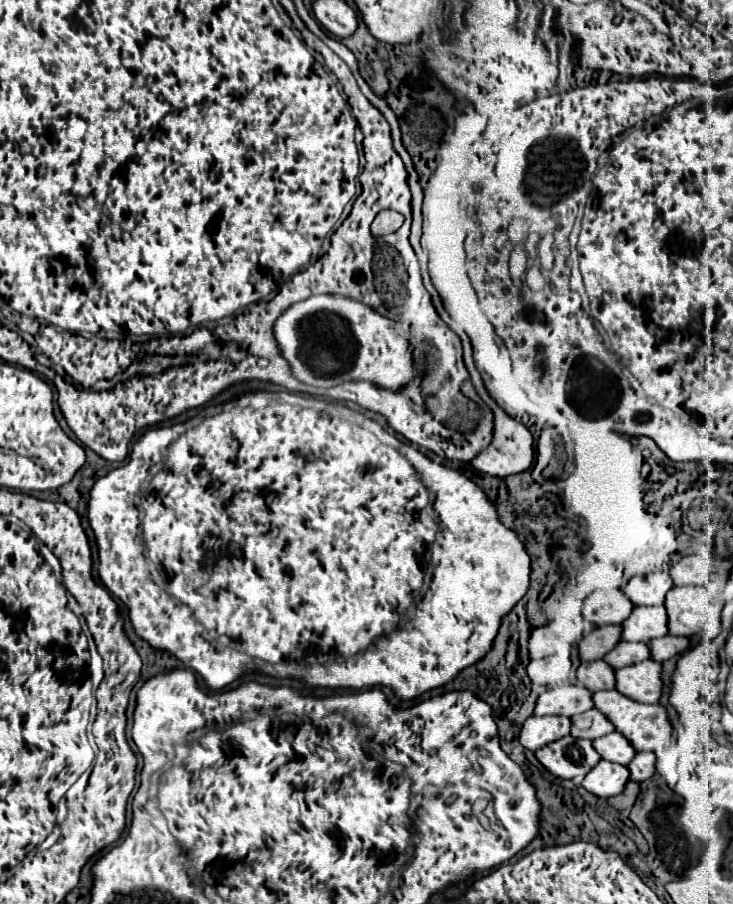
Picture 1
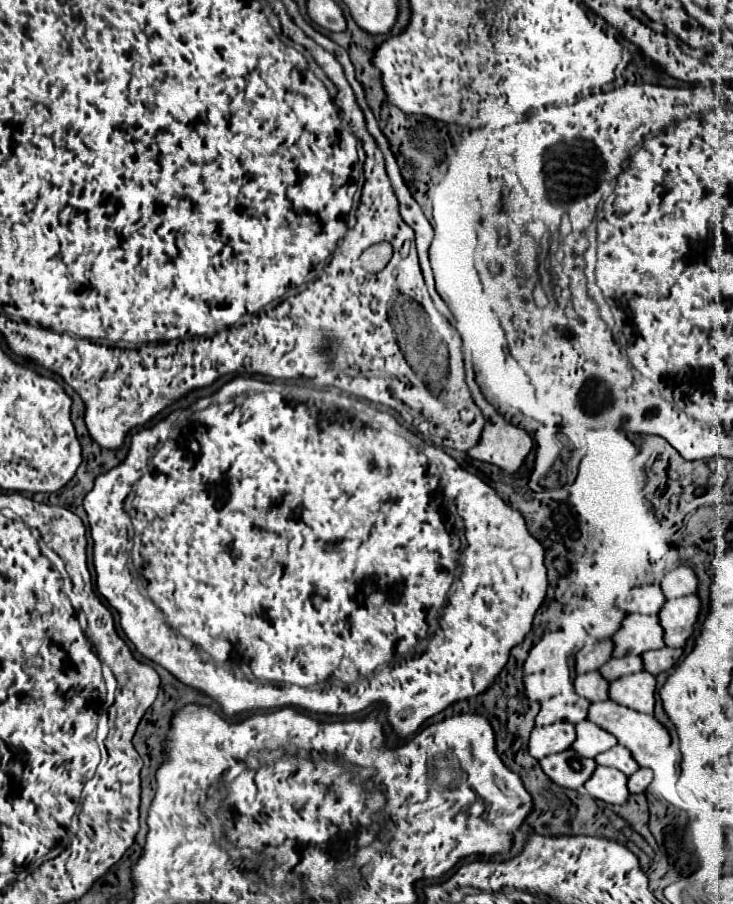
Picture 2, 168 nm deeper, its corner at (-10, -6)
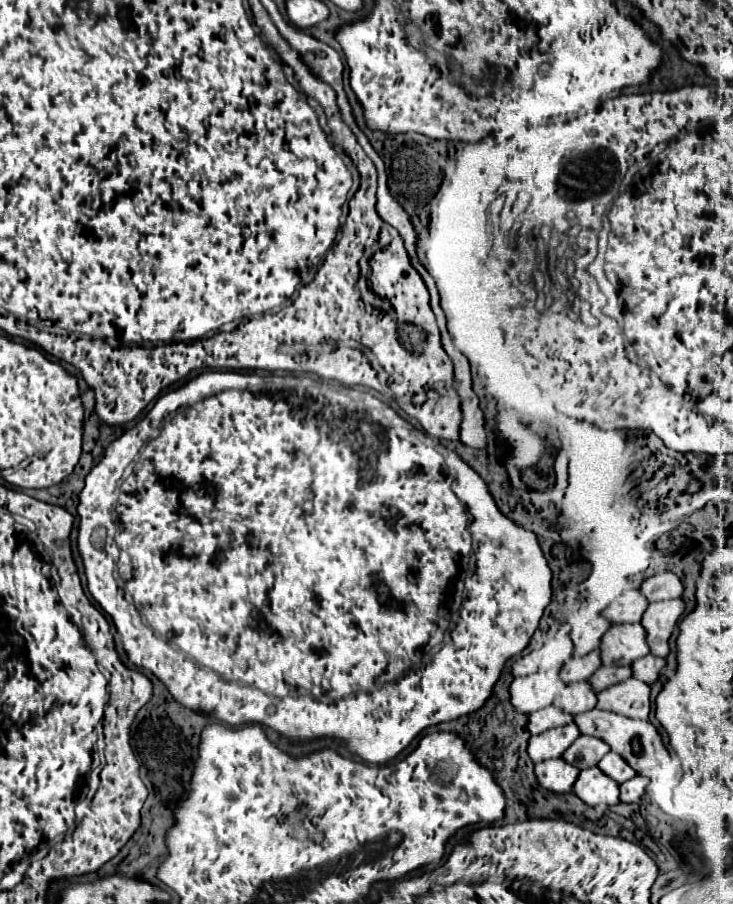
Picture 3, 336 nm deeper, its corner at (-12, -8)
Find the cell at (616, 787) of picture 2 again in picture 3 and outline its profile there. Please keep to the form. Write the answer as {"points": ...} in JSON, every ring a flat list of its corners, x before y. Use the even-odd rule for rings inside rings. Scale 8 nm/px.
{"points":[[597,766,581,770,573,792,589,806,619,804,619,784,607,774,603,774]]}

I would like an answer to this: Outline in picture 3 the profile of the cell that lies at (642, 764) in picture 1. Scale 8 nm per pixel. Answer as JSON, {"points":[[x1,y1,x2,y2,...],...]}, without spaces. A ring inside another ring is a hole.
{"points":[[635,776,635,778,627,780,627,782,623,782,619,786,619,790,621,790,621,802,627,802,627,804,639,802,647,784,649,784,649,778,643,778,643,776]]}

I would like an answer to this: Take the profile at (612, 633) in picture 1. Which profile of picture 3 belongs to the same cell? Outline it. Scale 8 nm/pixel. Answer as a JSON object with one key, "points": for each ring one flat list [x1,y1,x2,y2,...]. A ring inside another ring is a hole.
{"points":[[593,650,587,656,571,658,567,664,561,668,561,680,563,682,579,682,579,680,589,680,591,674,601,666,601,650]]}

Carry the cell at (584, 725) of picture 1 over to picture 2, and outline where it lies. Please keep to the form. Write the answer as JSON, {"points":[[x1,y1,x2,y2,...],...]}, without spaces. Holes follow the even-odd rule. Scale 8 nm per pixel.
{"points":[[583,720,581,724,577,724,577,740,571,748,581,758,595,758,597,754,613,748,615,744,617,744,617,740,609,732,597,728,589,720]]}

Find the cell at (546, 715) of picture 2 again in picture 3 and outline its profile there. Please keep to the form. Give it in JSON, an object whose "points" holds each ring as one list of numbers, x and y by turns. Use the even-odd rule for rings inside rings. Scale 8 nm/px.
{"points":[[547,706,543,710,537,710,529,716,529,732,531,734,541,734,545,730,557,728,557,726,565,726,567,722,573,722,573,716,559,710,559,706]]}

